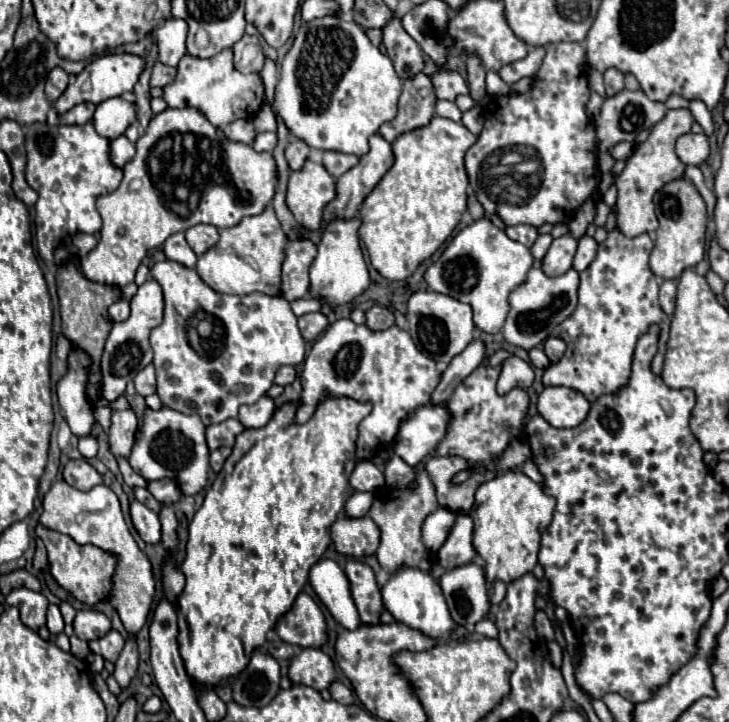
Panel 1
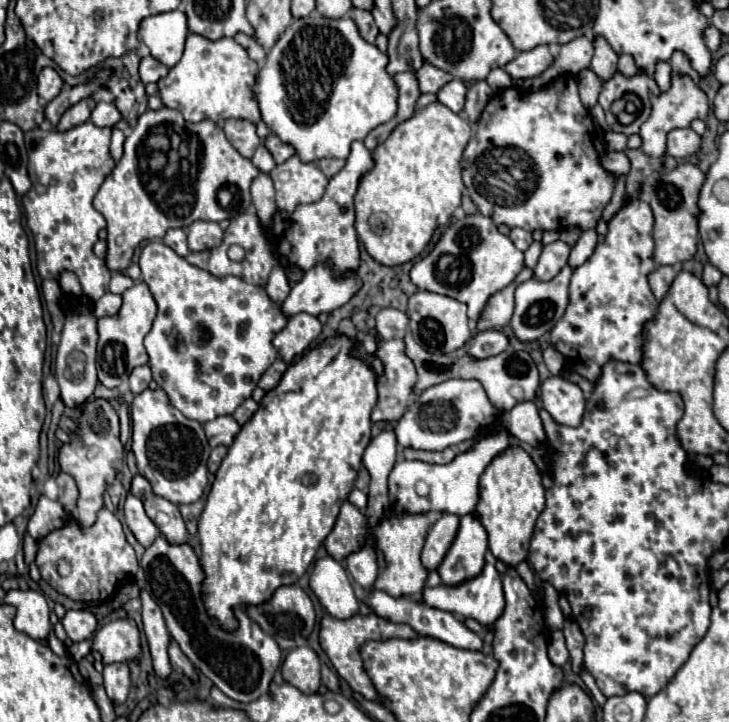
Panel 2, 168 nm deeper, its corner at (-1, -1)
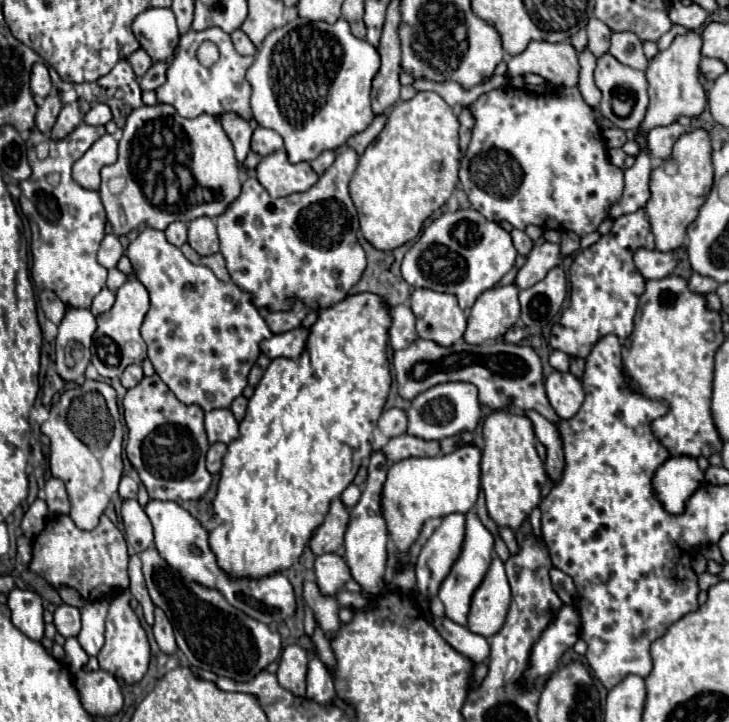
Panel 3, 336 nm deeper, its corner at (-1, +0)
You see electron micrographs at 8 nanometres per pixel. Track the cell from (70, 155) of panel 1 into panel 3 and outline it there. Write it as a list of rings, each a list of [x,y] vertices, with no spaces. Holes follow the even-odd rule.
[[[81,124],[63,140],[49,140],[39,130],[31,130],[31,138],[27,140],[27,156],[33,174],[29,180],[21,182],[19,206],[33,232],[31,278],[37,288],[53,290],[67,306],[73,308],[89,308],[93,298],[101,292],[101,288],[105,288],[107,280],[107,270],[97,262],[97,250],[105,236],[107,224],[99,192],[79,186],[71,176],[71,166],[103,134],[105,126]],[[39,142],[49,144],[49,154],[43,160],[33,150]],[[49,176],[55,176],[57,180],[51,182]]]

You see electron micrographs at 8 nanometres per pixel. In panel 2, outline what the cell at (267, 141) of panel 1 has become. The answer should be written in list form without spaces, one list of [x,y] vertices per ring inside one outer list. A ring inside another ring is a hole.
[[[263,145],[257,147],[257,151],[255,151],[255,155],[253,155],[251,161],[253,161],[253,165],[255,165],[259,171],[263,171],[263,173],[269,173],[269,171],[275,167],[275,161],[273,161],[271,153],[269,153]]]

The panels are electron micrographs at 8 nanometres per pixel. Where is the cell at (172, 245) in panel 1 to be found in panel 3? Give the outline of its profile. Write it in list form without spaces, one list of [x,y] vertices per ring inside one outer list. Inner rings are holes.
[[[183,222],[169,224],[167,230],[165,230],[165,236],[167,236],[167,240],[169,240],[173,246],[181,248],[181,246],[187,242],[187,224],[183,224]]]

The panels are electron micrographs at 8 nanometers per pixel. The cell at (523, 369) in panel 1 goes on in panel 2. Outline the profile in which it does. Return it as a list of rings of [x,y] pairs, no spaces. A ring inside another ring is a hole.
[[[411,335],[405,337],[405,349],[407,349],[407,357],[411,357],[415,371],[417,371],[417,383],[413,389],[415,395],[419,395],[427,387],[439,385],[447,379],[477,379],[483,385],[483,389],[487,391],[487,397],[493,403],[493,407],[501,413],[511,411],[517,403],[535,401],[535,397],[537,397],[537,389],[541,383],[539,371],[527,351],[515,351],[513,347],[509,347],[507,351],[503,351],[495,357],[487,357],[487,359],[475,359],[465,349],[459,349],[455,353],[427,353],[413,341]]]

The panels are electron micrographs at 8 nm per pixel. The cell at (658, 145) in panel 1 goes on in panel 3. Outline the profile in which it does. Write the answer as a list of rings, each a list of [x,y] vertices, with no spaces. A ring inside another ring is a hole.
[[[689,32],[687,36],[677,36],[673,44],[659,52],[645,70],[649,82],[649,108],[639,124],[637,132],[647,138],[647,134],[657,126],[669,126],[677,122],[679,116],[701,116],[707,106],[707,94],[699,80],[699,60],[701,60],[701,36]]]

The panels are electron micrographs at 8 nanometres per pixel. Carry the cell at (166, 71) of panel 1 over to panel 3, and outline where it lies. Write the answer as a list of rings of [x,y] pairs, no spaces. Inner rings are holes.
[[[139,48],[137,52],[133,52],[127,60],[129,60],[129,64],[133,66],[133,72],[135,72],[139,78],[153,66],[153,60],[147,56],[147,52],[143,52],[143,48]]]

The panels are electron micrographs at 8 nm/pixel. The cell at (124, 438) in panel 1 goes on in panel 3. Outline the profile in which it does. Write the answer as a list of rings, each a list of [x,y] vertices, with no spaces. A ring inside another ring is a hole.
[[[85,380],[79,388],[61,394],[61,400],[51,406],[51,416],[41,430],[51,440],[51,474],[55,478],[59,476],[69,492],[71,520],[81,530],[93,530],[109,504],[111,494],[117,492],[123,474],[123,432],[115,390],[105,382]]]

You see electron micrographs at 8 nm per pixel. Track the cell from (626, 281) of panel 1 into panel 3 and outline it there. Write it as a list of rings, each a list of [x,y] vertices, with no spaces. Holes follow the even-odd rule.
[[[637,210],[633,214],[625,214],[615,218],[615,224],[611,226],[611,230],[607,234],[601,236],[601,240],[585,250],[581,250],[577,254],[577,258],[573,260],[573,266],[569,270],[569,280],[571,280],[571,302],[569,308],[563,310],[561,320],[553,326],[551,330],[551,348],[557,348],[565,354],[569,354],[571,358],[587,358],[591,348],[605,336],[605,334],[615,334],[619,340],[627,340],[633,332],[633,318],[637,312],[637,304],[641,294],[645,292],[645,278],[641,276],[641,272],[635,268],[633,256],[637,250],[647,246],[647,236],[649,236],[649,220],[645,210]]]

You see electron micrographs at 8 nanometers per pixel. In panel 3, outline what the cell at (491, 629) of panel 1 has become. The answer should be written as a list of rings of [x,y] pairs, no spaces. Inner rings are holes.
[[[467,512],[465,518],[467,518],[467,524],[465,524],[465,542],[463,542],[461,554],[455,560],[455,564],[451,566],[451,572],[441,582],[441,588],[439,588],[439,598],[445,604],[447,618],[451,618],[451,620],[455,620],[457,624],[463,624],[463,626],[467,624],[467,612],[469,612],[471,594],[481,584],[481,580],[483,580],[483,576],[485,576],[485,572],[487,572],[487,568],[491,564],[491,552],[493,552],[493,536],[481,524],[479,516],[475,512]]]

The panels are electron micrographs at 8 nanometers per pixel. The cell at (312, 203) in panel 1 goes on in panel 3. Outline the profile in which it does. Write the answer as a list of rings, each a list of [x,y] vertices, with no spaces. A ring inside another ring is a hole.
[[[279,150],[259,162],[257,180],[273,198],[285,198],[297,192],[307,192],[319,182],[319,176],[307,162],[291,164],[287,152]]]

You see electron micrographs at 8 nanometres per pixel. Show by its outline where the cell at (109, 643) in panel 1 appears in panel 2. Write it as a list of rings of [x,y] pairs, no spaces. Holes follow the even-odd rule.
[[[117,619],[103,625],[93,637],[93,649],[101,653],[103,665],[139,661],[141,641],[135,621]]]

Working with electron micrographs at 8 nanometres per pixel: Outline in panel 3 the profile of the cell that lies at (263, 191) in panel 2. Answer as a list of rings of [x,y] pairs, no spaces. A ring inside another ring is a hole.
[[[233,112],[223,114],[219,120],[221,120],[221,126],[223,126],[225,134],[229,136],[229,140],[231,140],[233,146],[235,146],[235,156],[237,156],[237,162],[239,162],[243,174],[249,176],[249,178],[255,178],[255,170],[245,168],[245,158],[247,158],[247,154],[249,154],[249,150],[251,150],[253,128],[249,126],[247,120],[243,120],[241,116],[237,116],[237,114],[233,114]]]

